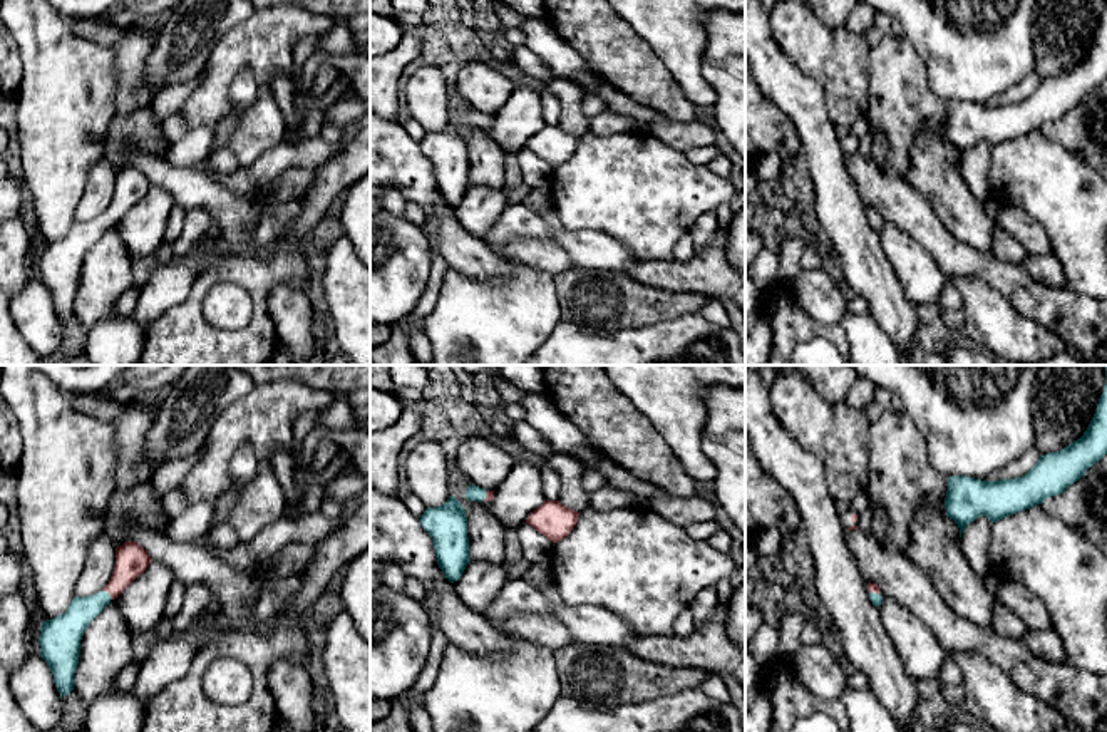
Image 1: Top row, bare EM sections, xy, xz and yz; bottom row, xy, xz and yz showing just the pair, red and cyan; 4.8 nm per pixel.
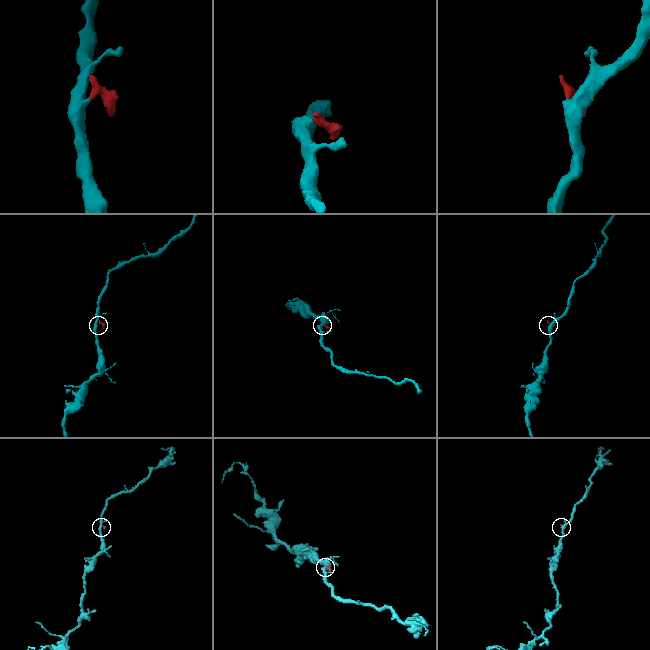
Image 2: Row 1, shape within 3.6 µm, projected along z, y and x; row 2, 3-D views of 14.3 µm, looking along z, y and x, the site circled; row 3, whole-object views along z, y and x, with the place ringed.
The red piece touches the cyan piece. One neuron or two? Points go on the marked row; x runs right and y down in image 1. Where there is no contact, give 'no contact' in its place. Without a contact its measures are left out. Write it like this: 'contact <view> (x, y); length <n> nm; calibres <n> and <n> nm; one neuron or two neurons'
contact xy (109, 593); length 60 nm; calibres 160 and 150 nm; one neuron

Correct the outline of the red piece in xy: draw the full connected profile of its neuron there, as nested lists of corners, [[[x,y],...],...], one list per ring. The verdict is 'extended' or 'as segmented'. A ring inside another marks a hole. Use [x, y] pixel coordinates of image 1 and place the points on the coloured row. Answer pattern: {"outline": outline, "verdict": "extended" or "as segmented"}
{"outline": [[[136,541],[116,548],[116,566],[106,588],[90,596],[75,596],[67,611],[42,621],[40,657],[54,675],[60,697],[74,690],[74,673],[79,663],[79,648],[89,623],[116,600],[137,576],[141,576],[152,558]]], "verdict": "extended"}

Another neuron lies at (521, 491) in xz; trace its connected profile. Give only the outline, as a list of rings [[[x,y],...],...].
[[[528,462],[514,464],[507,477],[494,489],[486,506],[506,528],[519,528],[544,503],[541,469]]]

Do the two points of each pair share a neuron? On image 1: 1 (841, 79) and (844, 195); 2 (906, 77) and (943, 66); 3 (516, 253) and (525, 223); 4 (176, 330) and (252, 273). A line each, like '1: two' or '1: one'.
1: two
2: two
3: two
4: one

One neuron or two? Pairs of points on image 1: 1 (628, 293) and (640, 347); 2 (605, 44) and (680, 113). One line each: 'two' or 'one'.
1: two
2: one

